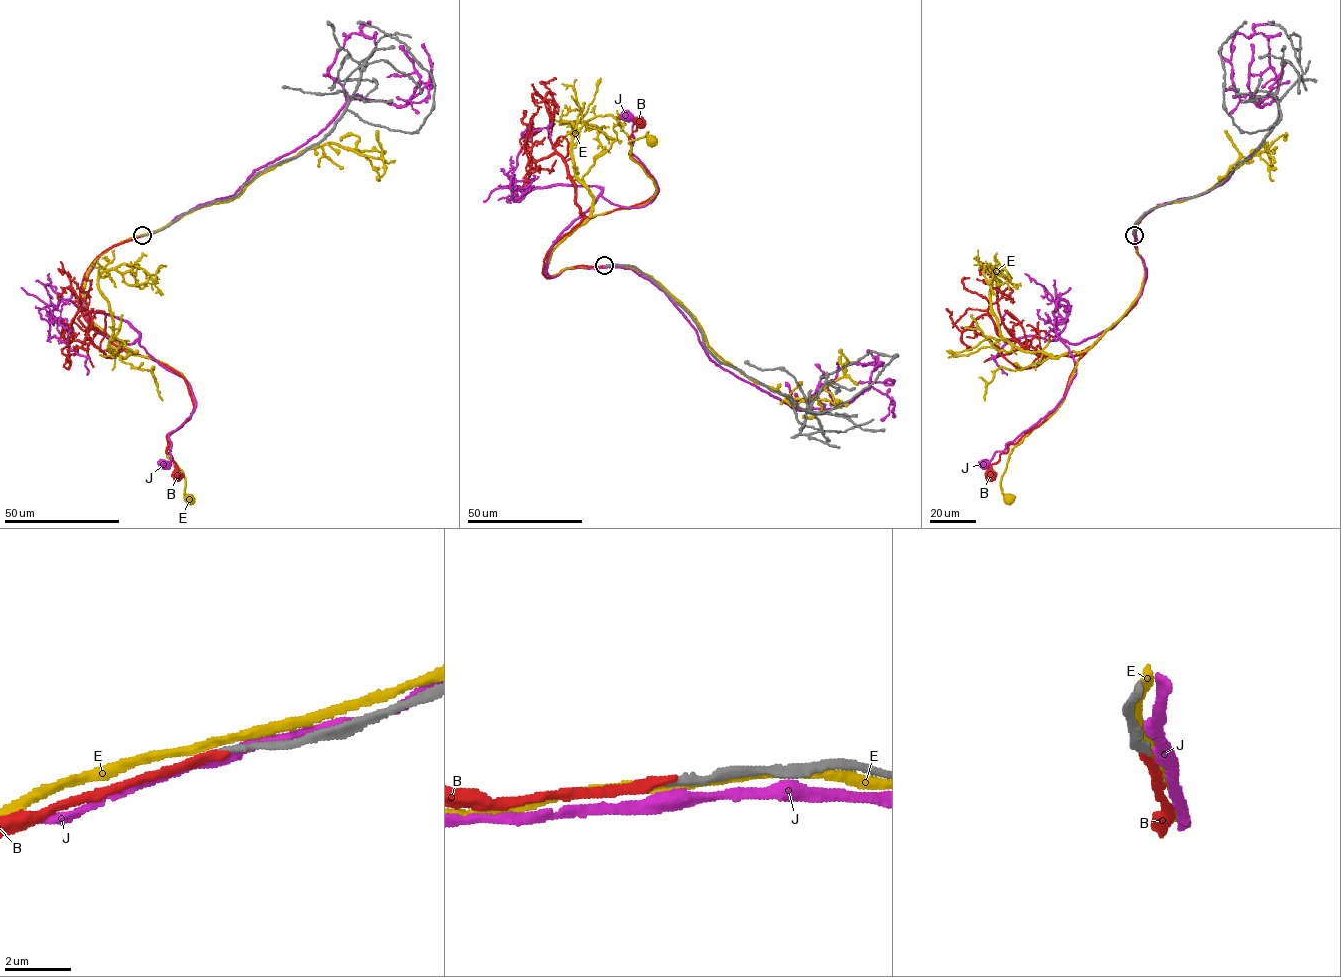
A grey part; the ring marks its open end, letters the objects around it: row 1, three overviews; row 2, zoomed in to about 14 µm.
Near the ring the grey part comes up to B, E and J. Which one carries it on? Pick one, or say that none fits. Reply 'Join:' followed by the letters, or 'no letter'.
Join: B

